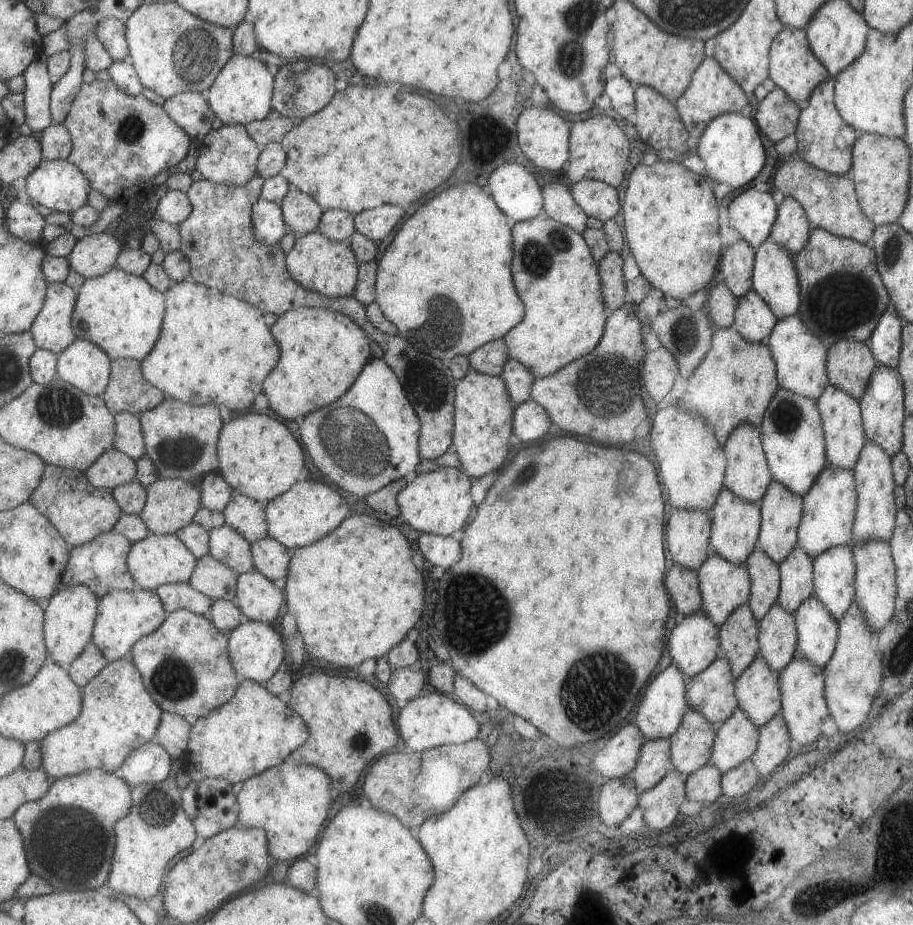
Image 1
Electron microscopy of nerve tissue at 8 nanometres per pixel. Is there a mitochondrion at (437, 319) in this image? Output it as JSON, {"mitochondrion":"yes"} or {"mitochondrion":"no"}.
{"mitochondrion":"yes"}

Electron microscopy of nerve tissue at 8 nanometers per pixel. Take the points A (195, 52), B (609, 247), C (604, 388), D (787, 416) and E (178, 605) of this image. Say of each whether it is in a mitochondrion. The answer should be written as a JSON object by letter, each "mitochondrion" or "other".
{"A":"mitochondrion","B":"other","C":"mitochondrion","D":"mitochondrion","E":"other"}

